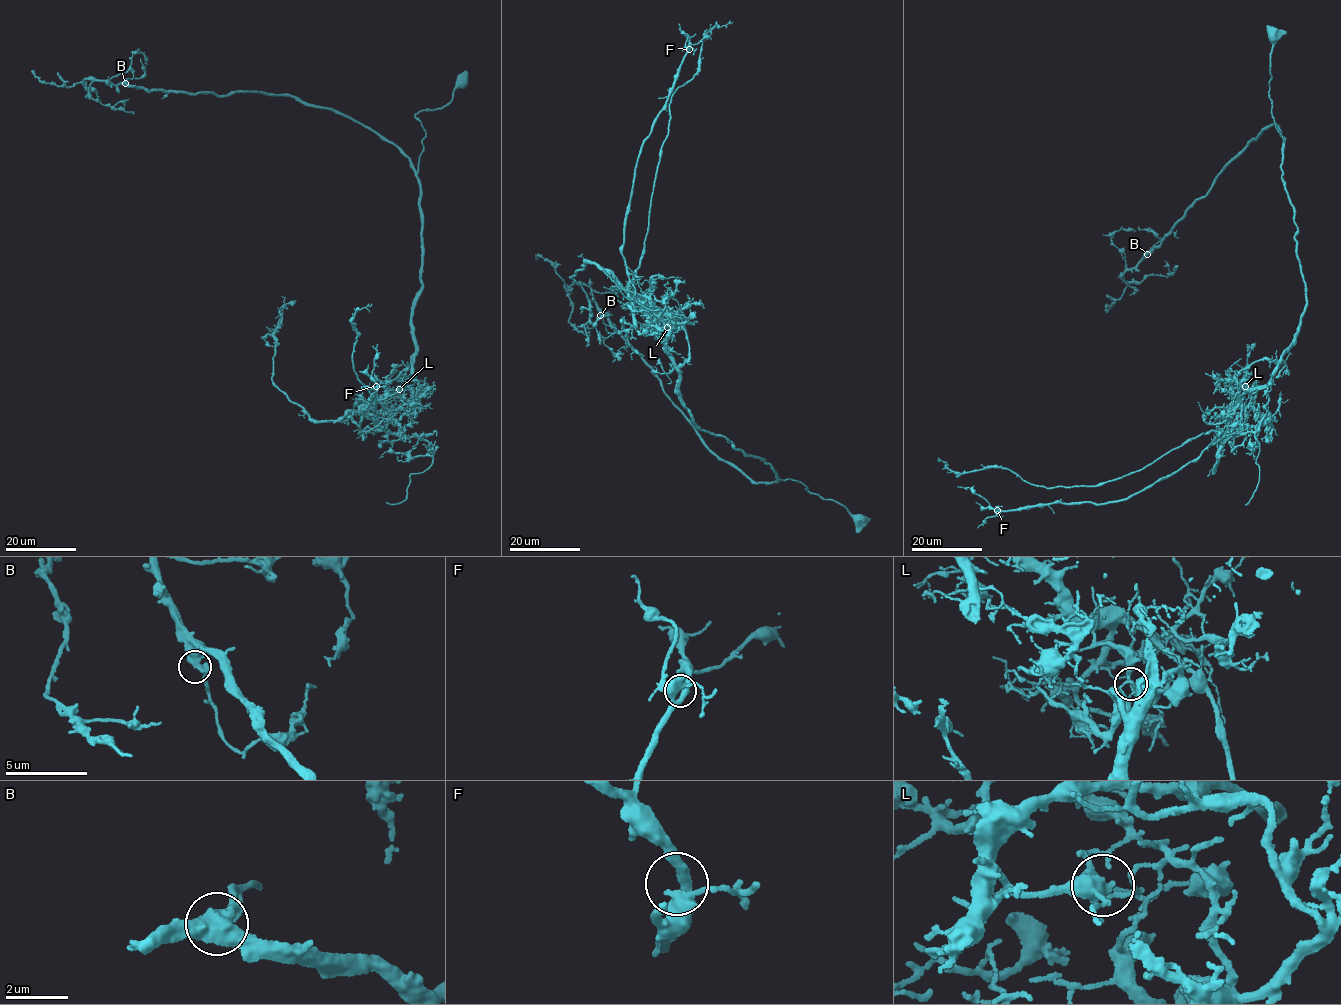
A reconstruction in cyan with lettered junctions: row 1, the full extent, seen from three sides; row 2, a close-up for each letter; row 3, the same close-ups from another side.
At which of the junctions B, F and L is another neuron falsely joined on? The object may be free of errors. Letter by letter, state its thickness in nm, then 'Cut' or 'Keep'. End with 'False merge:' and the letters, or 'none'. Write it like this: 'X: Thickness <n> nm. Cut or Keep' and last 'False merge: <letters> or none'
B: Thickness 420 nm. Keep
F: Thickness 320 nm. Keep
L: Thickness 190 nm. Cut
False merge: L

